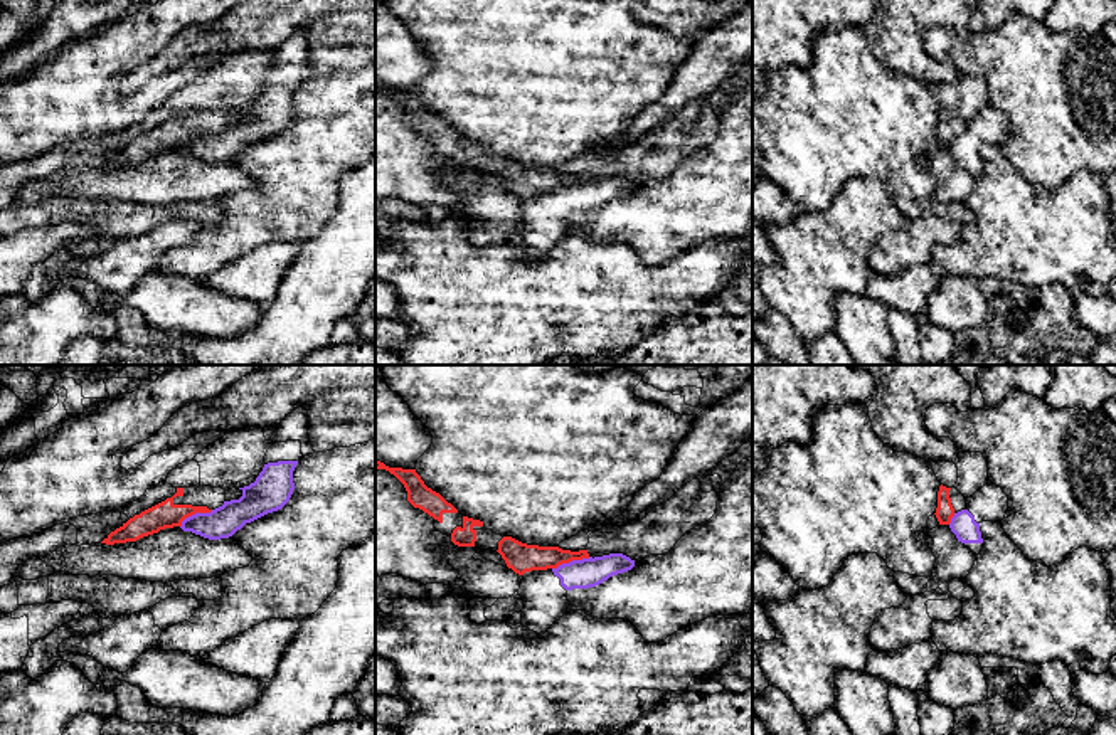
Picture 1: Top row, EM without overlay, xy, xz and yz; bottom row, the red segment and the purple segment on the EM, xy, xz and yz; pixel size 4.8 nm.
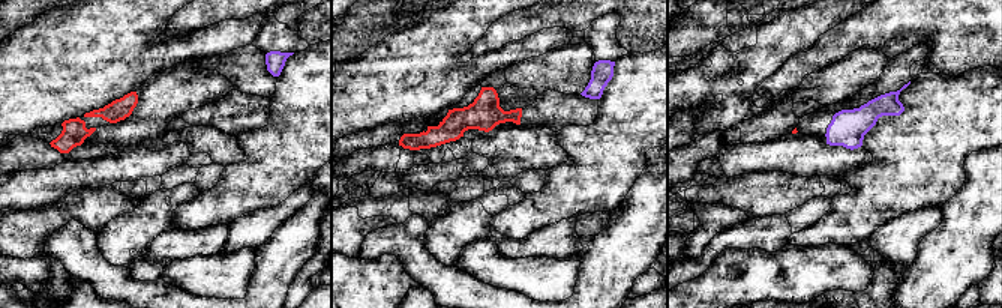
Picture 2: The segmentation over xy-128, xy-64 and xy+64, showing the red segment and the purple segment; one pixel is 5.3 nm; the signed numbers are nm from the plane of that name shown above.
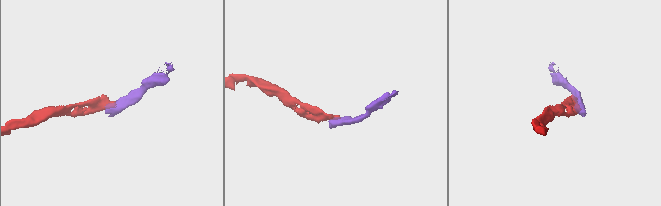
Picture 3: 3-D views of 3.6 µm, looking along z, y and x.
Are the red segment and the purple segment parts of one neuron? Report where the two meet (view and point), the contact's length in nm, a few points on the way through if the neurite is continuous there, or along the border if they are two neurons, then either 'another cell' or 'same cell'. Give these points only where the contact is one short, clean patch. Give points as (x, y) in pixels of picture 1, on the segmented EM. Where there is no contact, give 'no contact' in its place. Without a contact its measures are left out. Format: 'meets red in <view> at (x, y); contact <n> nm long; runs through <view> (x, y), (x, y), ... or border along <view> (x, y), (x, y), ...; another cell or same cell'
meets red in xz at (571, 560); contact 190 nm long; border along xz (589, 557), (563, 562), (552, 569); another cell

